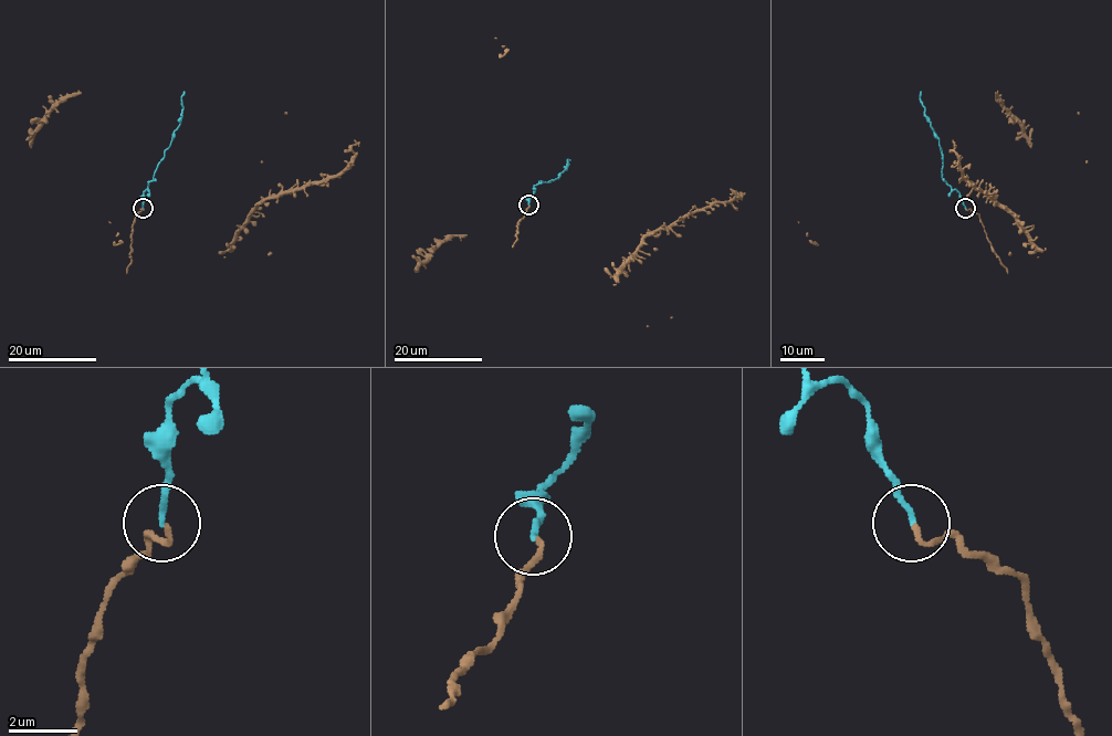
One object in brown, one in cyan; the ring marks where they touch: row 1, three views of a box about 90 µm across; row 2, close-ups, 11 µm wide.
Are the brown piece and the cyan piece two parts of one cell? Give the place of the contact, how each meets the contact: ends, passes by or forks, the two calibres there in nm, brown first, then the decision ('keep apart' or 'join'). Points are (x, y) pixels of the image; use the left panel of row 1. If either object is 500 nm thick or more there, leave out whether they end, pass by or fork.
(143, 208) | brown ends | cyan ends | 130/150 nm | join

